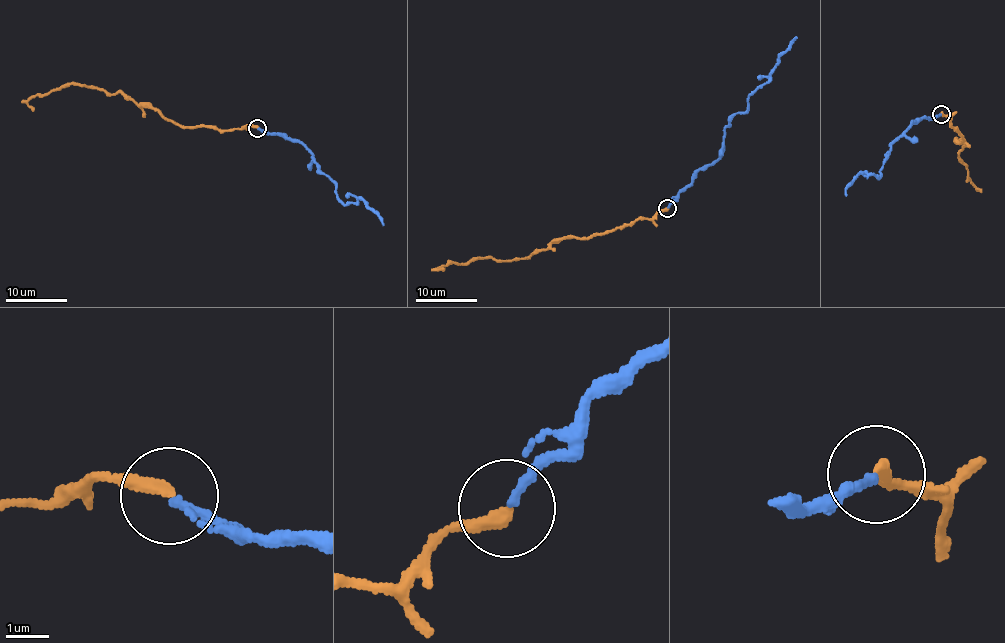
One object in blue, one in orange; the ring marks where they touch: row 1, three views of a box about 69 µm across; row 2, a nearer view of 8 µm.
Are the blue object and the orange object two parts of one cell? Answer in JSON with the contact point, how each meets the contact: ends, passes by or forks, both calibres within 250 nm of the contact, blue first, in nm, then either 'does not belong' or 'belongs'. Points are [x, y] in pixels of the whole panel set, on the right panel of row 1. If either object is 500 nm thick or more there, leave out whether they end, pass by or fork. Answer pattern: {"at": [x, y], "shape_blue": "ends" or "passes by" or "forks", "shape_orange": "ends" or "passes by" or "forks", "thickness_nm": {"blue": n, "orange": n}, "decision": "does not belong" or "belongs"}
{"at": [941, 114], "shape_blue": "ends", "shape_orange": "ends", "thickness_nm": {"blue": 200, "orange": 320}, "decision": "belongs"}

